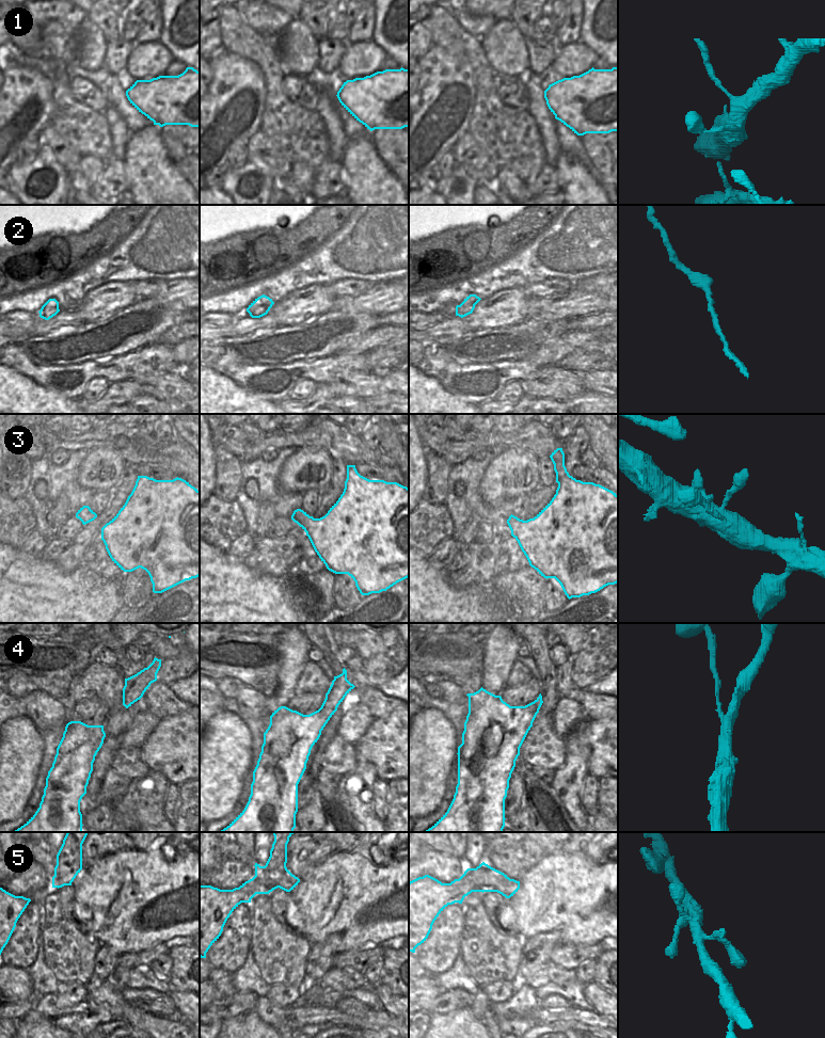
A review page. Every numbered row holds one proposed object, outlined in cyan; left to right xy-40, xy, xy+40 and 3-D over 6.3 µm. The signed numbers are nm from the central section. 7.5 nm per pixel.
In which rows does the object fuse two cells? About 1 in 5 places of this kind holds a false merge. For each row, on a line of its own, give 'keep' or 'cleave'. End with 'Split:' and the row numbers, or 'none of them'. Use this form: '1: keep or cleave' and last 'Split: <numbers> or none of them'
1: keep
2: keep
3: keep
4: keep
5: keep
Split: none of them

